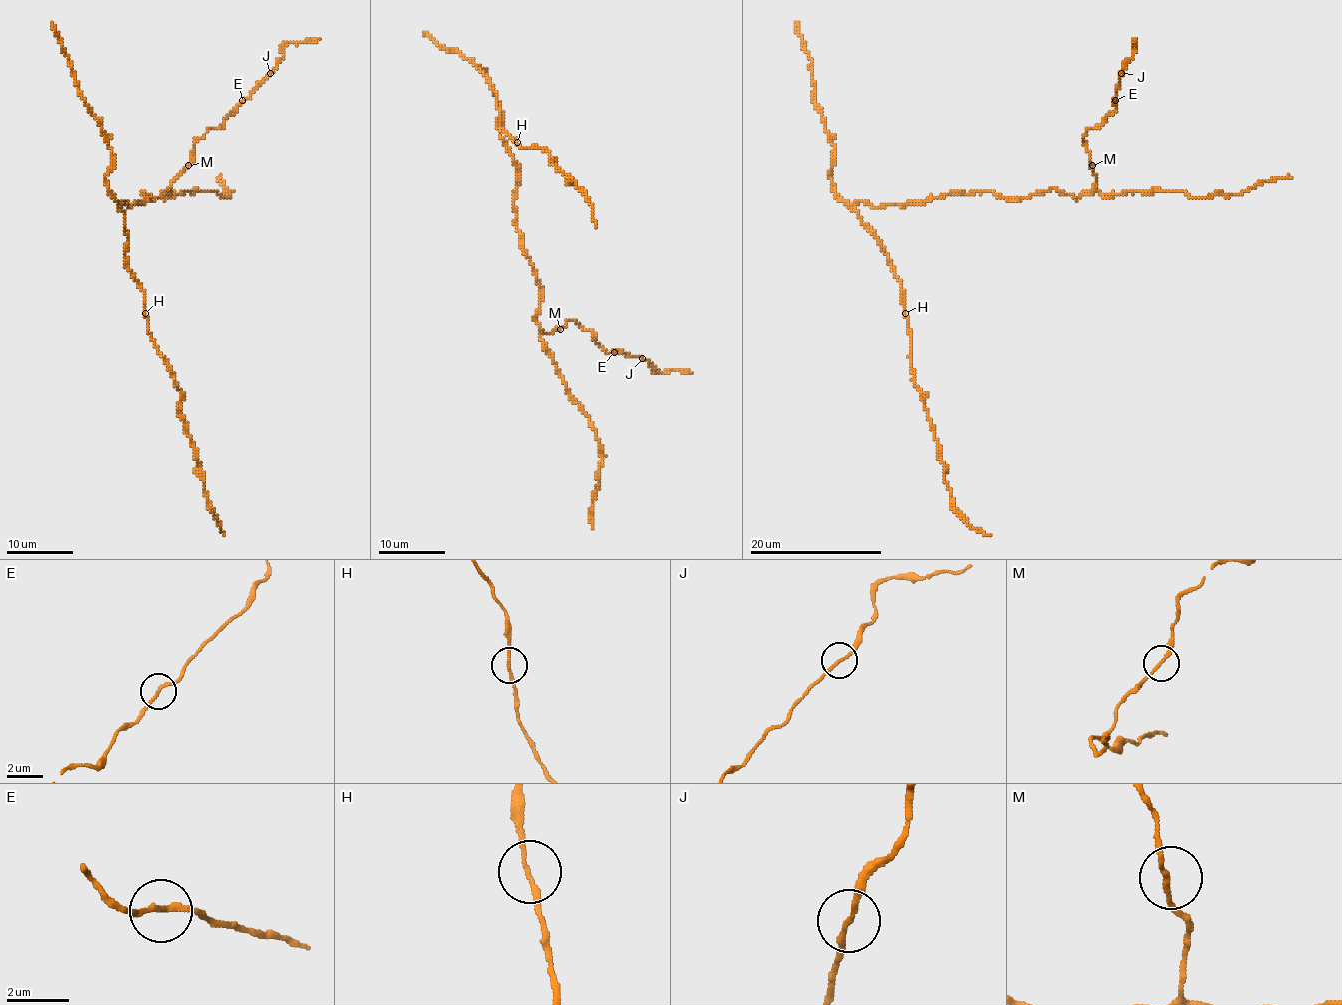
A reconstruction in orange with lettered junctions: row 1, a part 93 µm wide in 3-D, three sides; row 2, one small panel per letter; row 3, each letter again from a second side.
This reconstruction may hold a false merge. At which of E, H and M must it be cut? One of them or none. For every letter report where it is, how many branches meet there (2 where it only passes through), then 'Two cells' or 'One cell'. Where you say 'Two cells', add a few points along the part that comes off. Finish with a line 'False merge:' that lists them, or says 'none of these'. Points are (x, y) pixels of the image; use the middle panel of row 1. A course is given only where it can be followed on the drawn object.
E: Place: (614, 352). Branches: 2. One cell
H: Place: (517, 142). Branches: 2. One cell
M: Place: (560, 329). Branches: 2. One cell
False merge: none of these

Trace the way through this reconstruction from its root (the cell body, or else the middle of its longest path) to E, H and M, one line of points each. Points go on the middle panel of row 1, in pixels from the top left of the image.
E: (506, 142), (517, 167), (516, 230), (542, 291), (539, 329), (552, 332), (575, 321), (615, 352)
H: (506, 142), (501, 136), (502, 111), (492, 89), (499, 111), (497, 126), (517, 142)
M: (506, 142), (517, 167), (512, 203), (516, 230), (542, 291), (535, 323), (544, 332), (560, 329)

